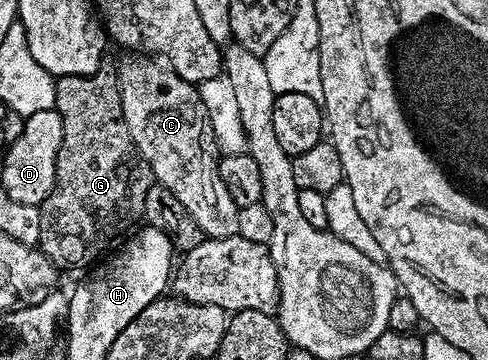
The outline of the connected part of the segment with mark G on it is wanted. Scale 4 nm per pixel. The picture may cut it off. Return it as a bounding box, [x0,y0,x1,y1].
[37,61,152,269]

